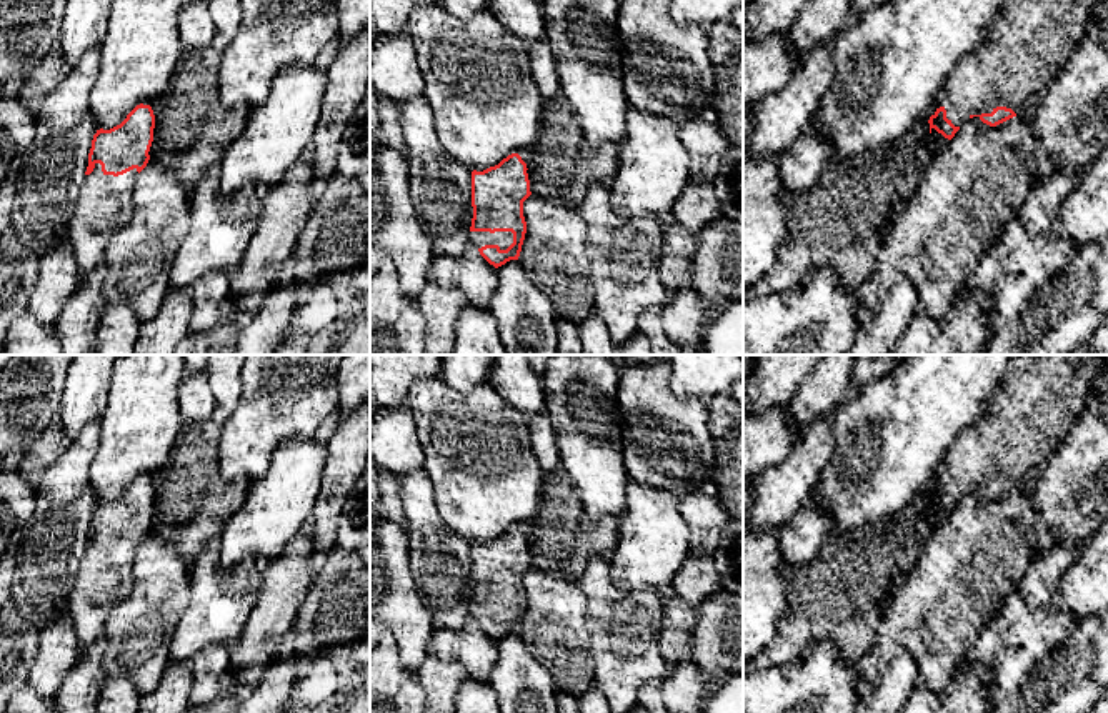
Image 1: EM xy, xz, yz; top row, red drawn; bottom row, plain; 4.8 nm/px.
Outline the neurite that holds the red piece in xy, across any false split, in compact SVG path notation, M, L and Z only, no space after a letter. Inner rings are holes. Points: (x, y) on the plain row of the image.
M143 475L120 498L100 501L93 508L67 610L75 626L78 655L88 650L110 613L132 590L132 565L137 548L150 533L153 501L153 483Z

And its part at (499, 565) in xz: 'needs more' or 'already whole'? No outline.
needs more

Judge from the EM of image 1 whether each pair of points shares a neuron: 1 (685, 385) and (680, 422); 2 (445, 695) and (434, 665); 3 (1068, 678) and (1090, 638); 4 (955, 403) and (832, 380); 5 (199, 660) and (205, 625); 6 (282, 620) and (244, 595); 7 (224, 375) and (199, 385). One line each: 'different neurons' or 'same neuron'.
1: different neurons
2: same neuron
3: same neuron
4: different neurons
5: different neurons
6: different neurons
7: different neurons

